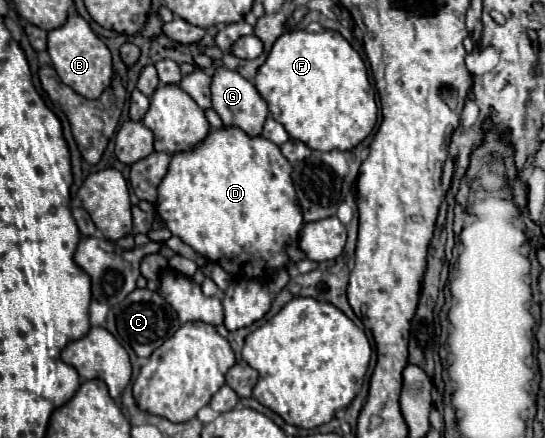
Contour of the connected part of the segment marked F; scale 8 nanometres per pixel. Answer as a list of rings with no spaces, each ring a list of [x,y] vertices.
[[[290,30],[276,38],[254,86],[266,100],[274,120],[312,150],[352,150],[374,128],[378,108],[360,54],[336,30]]]

